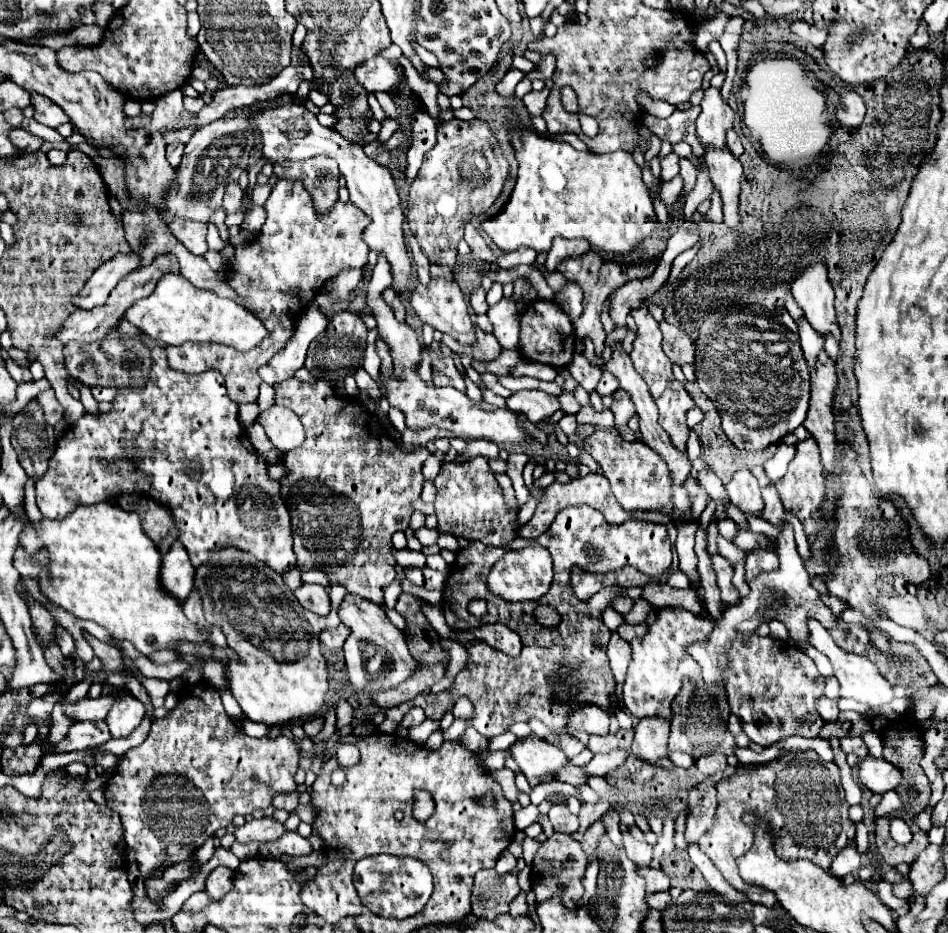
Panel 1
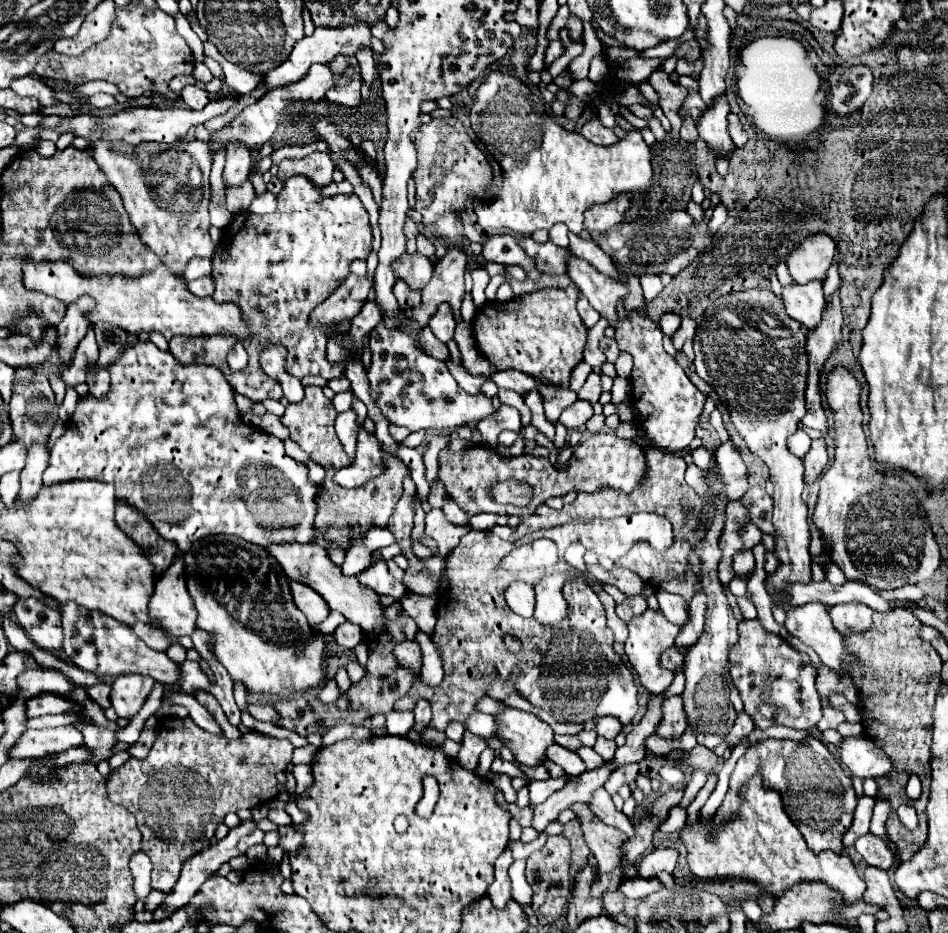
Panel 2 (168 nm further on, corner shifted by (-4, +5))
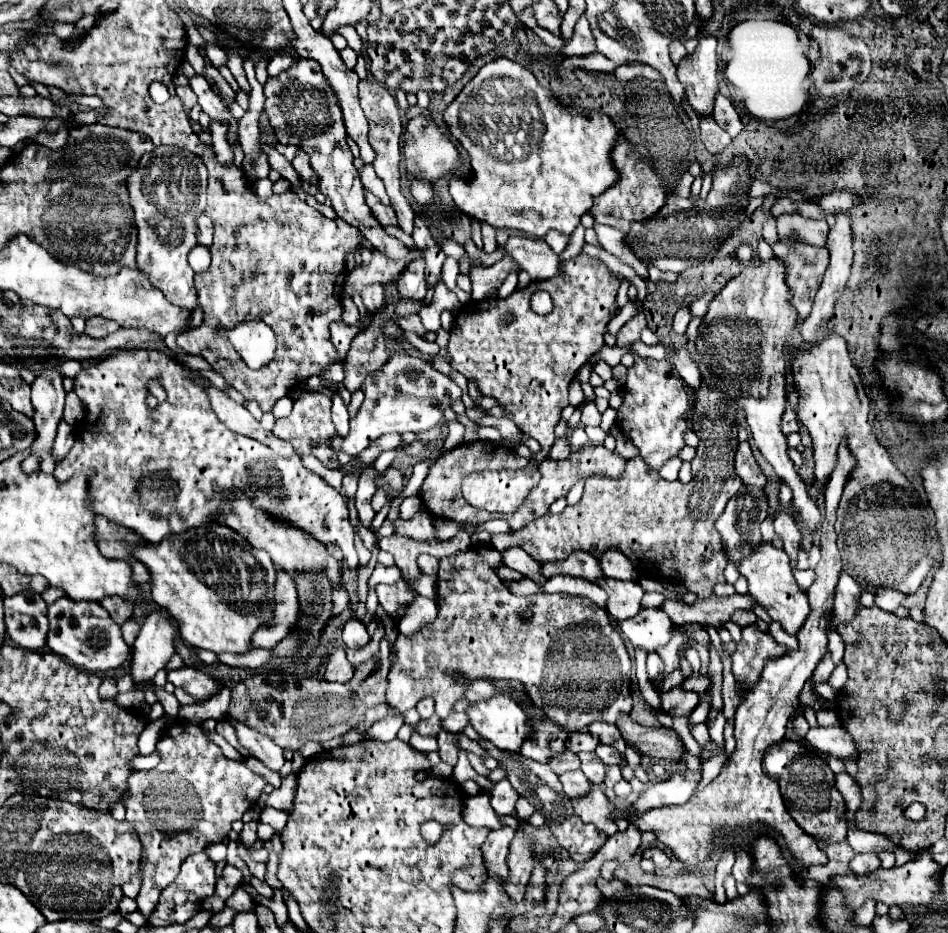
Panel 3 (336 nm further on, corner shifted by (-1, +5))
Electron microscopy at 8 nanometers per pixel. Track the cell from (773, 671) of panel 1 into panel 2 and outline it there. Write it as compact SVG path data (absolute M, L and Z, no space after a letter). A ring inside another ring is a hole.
M742 620L738 634L740 640L732 646L728 656L730 676L744 702L744 712L752 718L754 726L760 730L770 726L816 728L822 718L822 704L814 686L816 668L810 664L808 654L798 652L778 634L766 632L758 620Z

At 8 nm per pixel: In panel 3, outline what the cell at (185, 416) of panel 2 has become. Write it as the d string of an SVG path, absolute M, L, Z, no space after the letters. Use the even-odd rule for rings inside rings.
M121 350L83 368L73 378L73 390L79 400L83 400L89 414L77 426L75 446L69 456L57 464L53 476L65 482L73 474L83 472L89 480L89 500L93 500L93 512L105 516L113 524L135 530L141 538L153 544L161 542L169 534L181 534L201 524L215 524L213 516L225 498L231 492L247 492L255 506L271 512L275 518L279 516L281 520L303 528L323 544L335 544L341 550L347 568L357 568L359 560L353 546L355 528L349 520L349 510L341 494L321 476L307 470L299 454L283 458L265 444L231 432L211 410L209 396L203 386L193 384L189 374L195 374L195 370L185 368L157 350ZM157 376L161 376L167 390L167 400L155 410L149 410L145 404L145 396L149 394L145 382Z

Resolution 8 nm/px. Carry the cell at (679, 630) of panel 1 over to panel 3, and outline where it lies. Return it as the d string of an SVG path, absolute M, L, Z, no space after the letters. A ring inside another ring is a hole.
M641 608L637 616L619 622L619 630L629 638L633 646L641 646L647 652L655 652L671 638L671 620L659 608Z

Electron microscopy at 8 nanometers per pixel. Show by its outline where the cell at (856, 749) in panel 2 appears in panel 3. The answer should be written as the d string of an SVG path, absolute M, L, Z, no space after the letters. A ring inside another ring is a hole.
M815 726L807 732L807 742L825 752L825 754L833 754L837 756L839 760L843 758L851 758L851 756L857 756L857 750L855 750L855 744L851 740L851 736L845 732L843 726Z

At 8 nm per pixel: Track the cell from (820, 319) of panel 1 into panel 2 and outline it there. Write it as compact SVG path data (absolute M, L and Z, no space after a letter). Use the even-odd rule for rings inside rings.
M814 234L808 236L794 252L788 254L788 270L796 284L808 284L818 280L824 284L826 272L832 266L836 246L830 236Z

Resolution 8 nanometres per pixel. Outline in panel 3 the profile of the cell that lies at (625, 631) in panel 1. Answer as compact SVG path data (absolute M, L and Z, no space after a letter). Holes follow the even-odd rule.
M597 578L599 586L607 592L607 612L615 620L625 620L635 616L641 610L643 590L635 580L615 580L615 578Z

